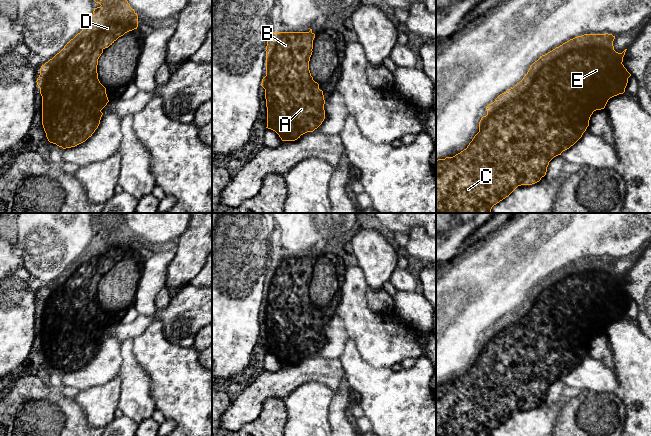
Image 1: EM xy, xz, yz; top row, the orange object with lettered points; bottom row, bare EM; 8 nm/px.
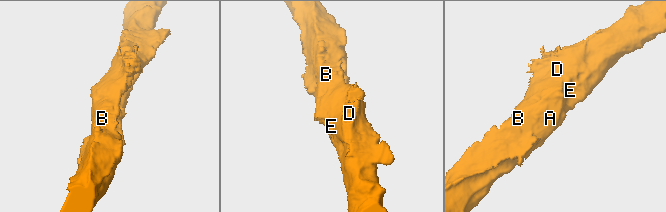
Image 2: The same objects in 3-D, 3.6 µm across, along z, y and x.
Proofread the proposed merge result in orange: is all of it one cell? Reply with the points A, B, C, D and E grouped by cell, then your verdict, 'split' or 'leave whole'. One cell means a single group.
A B C D E; leave whole

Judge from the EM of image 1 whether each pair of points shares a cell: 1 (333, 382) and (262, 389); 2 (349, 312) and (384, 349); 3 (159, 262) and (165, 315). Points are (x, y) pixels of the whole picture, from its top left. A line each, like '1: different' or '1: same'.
1: same
2: same
3: different

